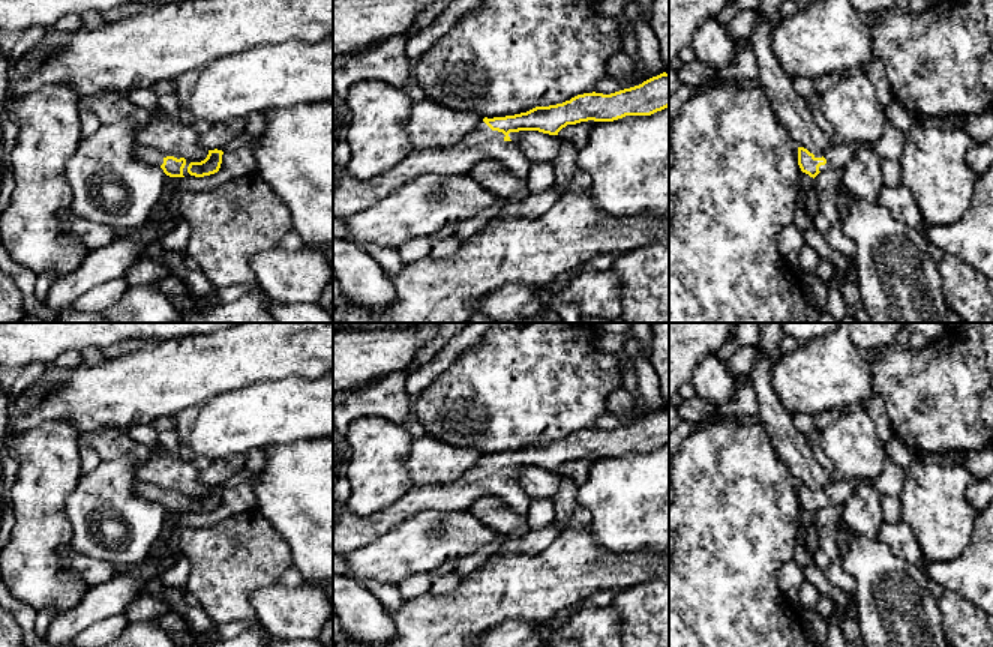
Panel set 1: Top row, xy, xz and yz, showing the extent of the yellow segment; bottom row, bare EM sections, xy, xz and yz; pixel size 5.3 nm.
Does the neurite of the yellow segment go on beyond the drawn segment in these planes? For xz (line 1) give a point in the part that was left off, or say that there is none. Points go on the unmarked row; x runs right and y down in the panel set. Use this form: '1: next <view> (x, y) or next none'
1: next xz (350, 533)

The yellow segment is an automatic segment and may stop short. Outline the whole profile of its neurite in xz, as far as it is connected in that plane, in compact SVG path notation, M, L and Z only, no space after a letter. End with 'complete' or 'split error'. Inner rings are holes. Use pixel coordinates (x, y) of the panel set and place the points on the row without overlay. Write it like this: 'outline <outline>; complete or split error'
outline M663 408L639 422L610 431L584 429L562 440L536 443L506 453L484 453L478 465L458 482L435 486L412 486L387 509L364 518L346 507L333 527L333 554L345 555L381 537L400 522L424 510L454 512L484 494L498 495L518 515L526 516L531 498L518 483L519 467L549 471L580 458L614 458L626 452L651 452L669 443L669 410Z; split error

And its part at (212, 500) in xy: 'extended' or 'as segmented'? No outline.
extended

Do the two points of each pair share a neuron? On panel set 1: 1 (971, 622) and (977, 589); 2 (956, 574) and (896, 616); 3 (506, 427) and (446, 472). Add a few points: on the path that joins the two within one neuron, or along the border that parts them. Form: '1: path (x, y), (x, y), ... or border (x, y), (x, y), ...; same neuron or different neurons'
1: border (945, 589), (963, 596), (977, 607); different neurons
2: border (920, 565), (929, 578); different neurons
3: border (441, 440), (450, 445), (471, 445), (483, 454); different neurons

